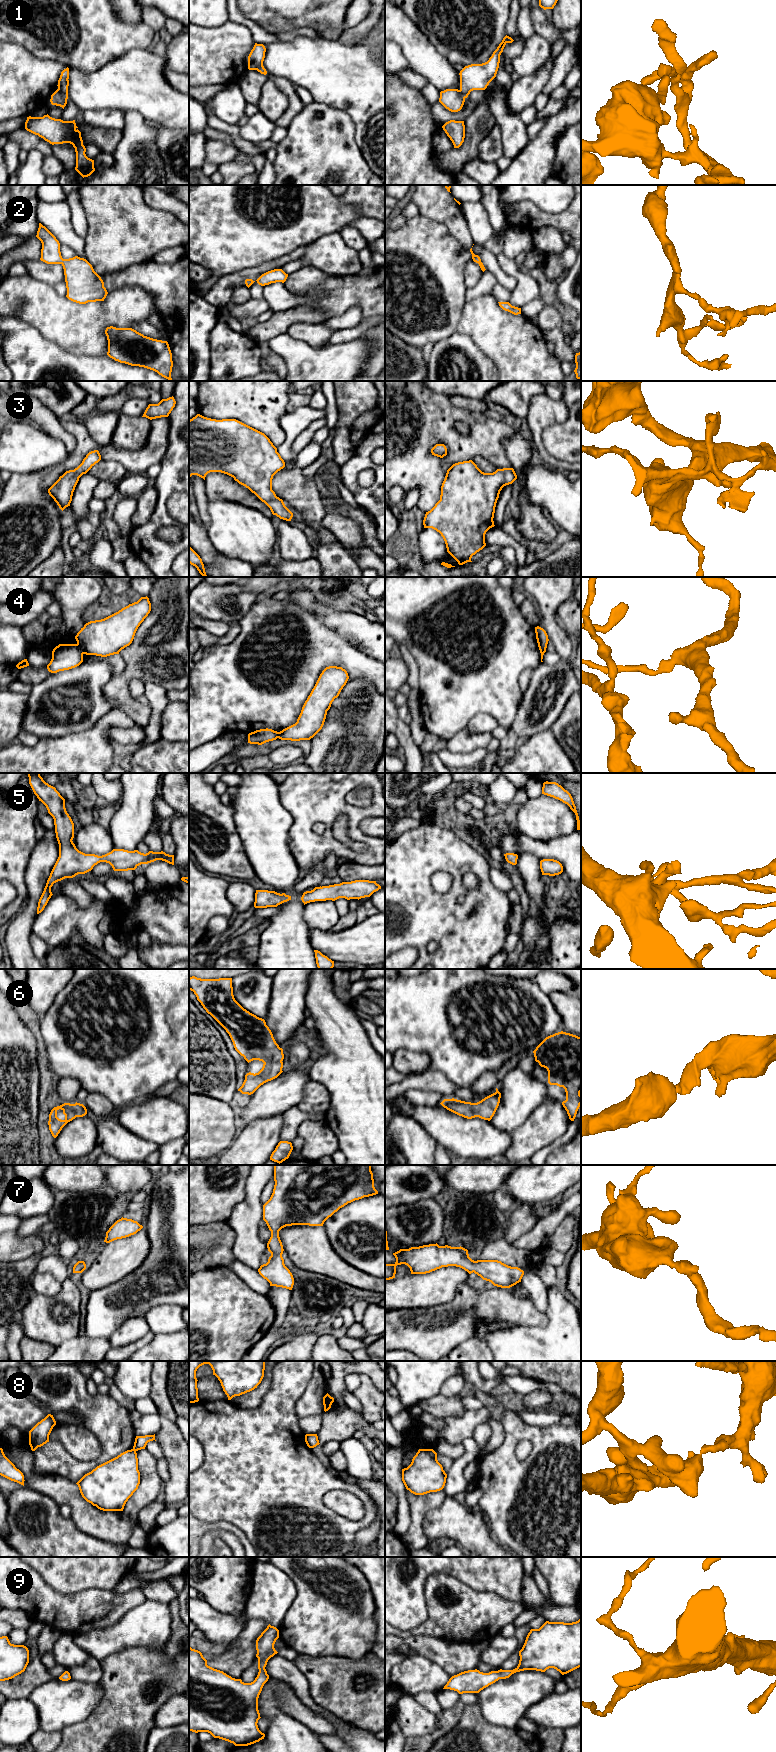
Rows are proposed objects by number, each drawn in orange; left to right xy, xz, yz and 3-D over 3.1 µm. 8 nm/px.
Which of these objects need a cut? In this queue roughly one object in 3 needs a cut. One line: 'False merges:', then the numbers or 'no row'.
False merges: 1, 4, 8

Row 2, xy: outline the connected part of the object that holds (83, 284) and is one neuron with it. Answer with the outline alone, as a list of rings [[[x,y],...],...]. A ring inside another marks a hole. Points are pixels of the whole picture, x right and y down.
[[[39,223],[36,237],[42,243],[40,260],[47,264],[63,266],[67,288],[66,297],[69,300],[79,304],[104,301],[108,294],[104,282],[86,259],[78,256],[63,259],[59,241],[41,223]]]

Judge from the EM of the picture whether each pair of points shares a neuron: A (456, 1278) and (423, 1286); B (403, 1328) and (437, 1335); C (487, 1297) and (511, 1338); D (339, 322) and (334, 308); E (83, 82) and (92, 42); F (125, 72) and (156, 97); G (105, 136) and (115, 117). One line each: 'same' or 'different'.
A: same
B: same
C: different
D: different
E: different
F: same
G: different

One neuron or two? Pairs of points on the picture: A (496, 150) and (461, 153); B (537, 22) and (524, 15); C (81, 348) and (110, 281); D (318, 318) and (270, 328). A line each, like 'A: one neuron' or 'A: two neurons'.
A: two neurons
B: two neurons
C: two neurons
D: one neuron

